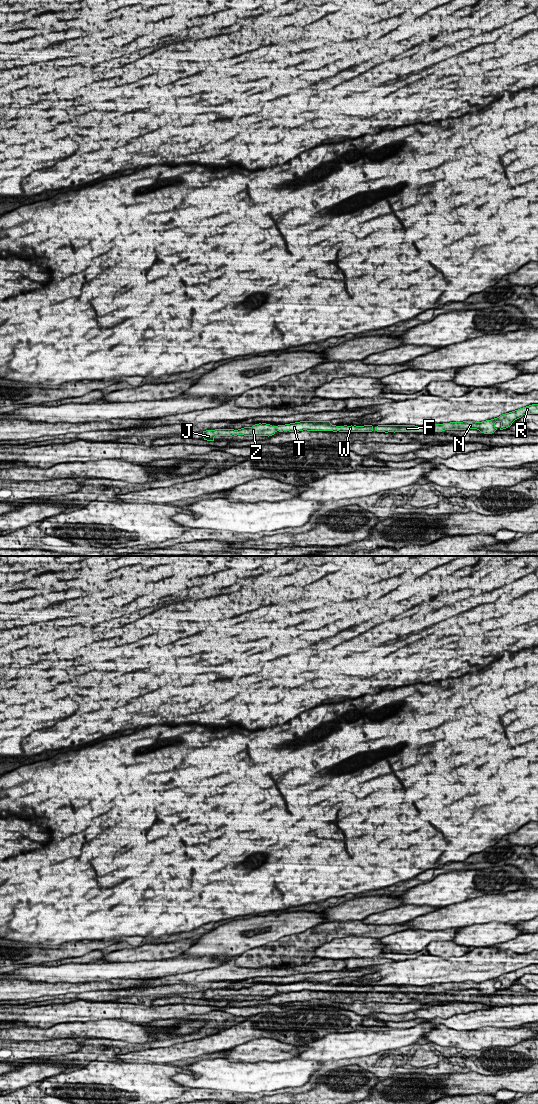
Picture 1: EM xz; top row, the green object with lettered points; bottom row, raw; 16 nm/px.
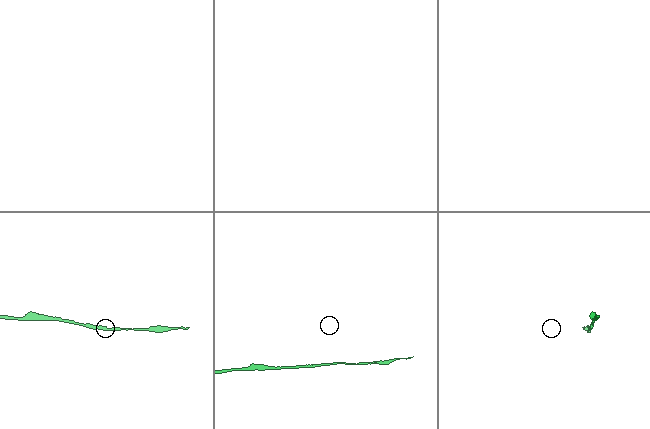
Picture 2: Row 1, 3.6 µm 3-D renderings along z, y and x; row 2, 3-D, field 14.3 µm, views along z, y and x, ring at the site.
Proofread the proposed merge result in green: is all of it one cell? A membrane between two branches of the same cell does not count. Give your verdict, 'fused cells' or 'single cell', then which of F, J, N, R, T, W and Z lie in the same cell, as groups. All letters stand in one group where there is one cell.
single cell | F J N R T W Z

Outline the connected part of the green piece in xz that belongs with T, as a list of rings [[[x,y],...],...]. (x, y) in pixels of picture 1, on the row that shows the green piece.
[[[300,421],[285,425],[272,426],[266,423],[255,424],[252,427],[244,427],[238,430],[234,429],[215,429],[203,431],[203,438],[207,441],[214,441],[215,436],[272,436],[277,431],[289,431],[289,432],[299,432],[299,431],[333,431],[333,432],[372,432],[372,425],[364,426],[336,426],[332,425],[330,421]]]

